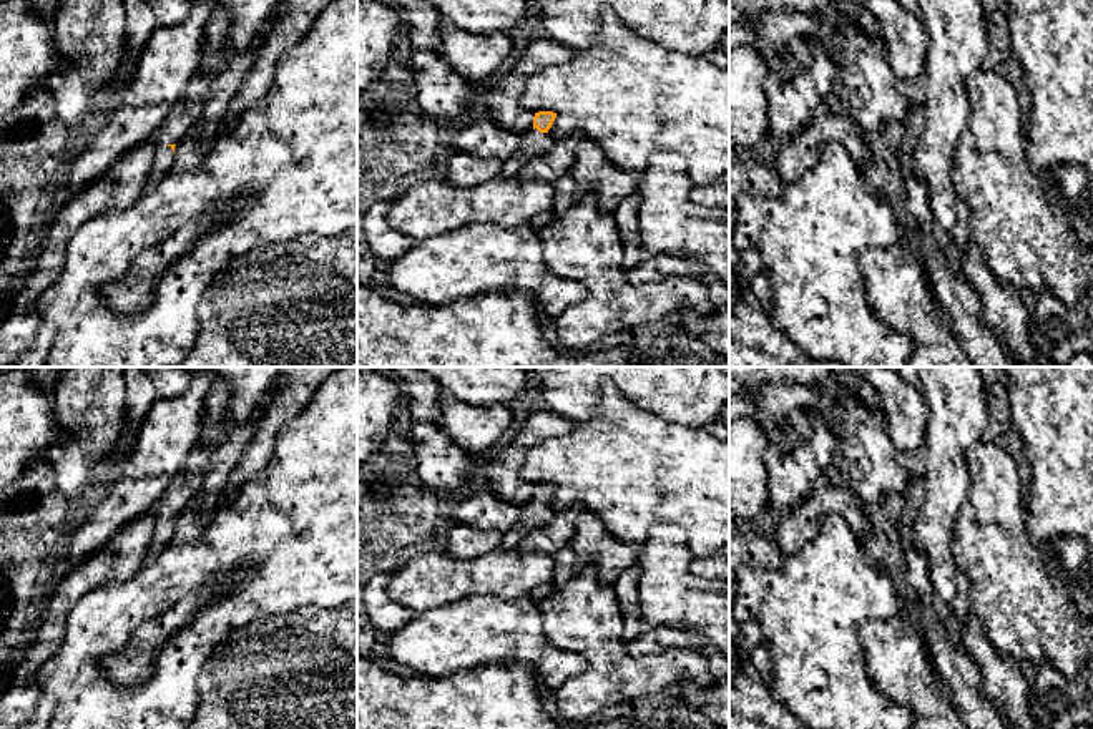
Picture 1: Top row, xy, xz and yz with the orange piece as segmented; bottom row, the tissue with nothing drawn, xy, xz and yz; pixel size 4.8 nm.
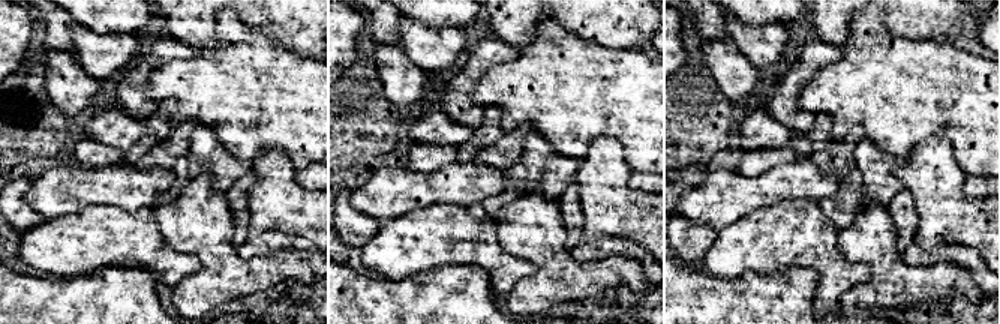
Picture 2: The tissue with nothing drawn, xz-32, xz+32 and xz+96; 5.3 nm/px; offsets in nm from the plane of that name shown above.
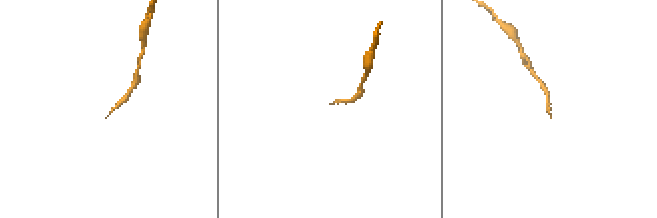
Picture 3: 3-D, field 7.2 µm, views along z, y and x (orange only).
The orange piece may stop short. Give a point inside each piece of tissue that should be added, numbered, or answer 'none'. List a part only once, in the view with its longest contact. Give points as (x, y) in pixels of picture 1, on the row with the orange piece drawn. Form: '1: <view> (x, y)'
1: xy (163, 160)

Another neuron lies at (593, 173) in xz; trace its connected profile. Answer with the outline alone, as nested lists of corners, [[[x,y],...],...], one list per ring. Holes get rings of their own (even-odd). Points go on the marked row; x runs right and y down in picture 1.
[[[593,139],[578,143],[568,173],[576,181],[576,196],[595,194],[598,209],[603,213],[615,213],[625,198],[636,193],[641,181],[641,173],[626,173],[608,161]]]

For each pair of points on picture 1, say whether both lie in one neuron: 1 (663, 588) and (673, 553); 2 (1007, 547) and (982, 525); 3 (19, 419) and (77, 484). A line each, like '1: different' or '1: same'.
1: same
2: same
3: different

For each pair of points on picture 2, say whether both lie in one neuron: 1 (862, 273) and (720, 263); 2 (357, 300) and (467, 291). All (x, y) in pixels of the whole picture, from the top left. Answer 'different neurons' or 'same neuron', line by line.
1: same neuron
2: same neuron

